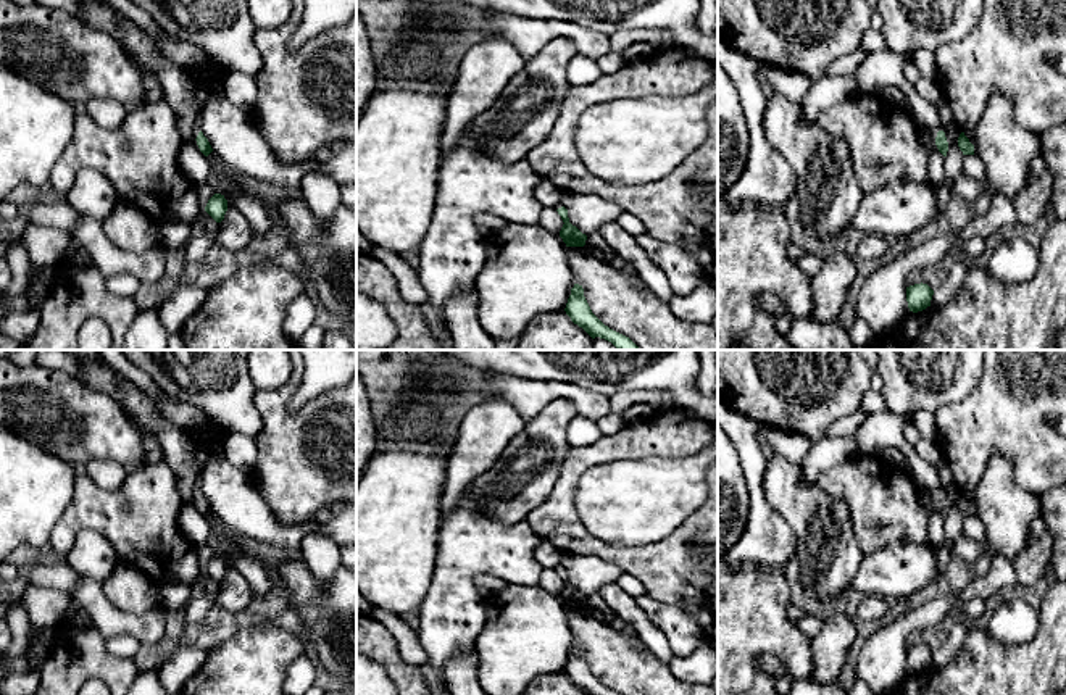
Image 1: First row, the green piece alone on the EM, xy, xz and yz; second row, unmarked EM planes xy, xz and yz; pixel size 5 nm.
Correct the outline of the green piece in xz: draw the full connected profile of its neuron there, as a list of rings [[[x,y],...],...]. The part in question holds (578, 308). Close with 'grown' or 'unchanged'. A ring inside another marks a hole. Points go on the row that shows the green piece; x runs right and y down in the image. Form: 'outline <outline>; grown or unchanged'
outline [[[574,284],[564,311],[571,321],[582,327],[592,339],[605,339],[611,342],[618,350],[640,350],[629,337],[610,329],[592,313],[584,297],[582,285]]]; unchanged

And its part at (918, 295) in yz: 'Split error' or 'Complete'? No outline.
Complete

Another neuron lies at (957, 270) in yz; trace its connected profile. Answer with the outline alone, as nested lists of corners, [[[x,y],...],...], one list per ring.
[[[964,258],[950,261],[945,281],[939,289],[934,290],[934,295],[931,300],[932,308],[943,306],[945,303],[955,298],[955,295],[963,285],[968,269],[969,269],[969,264],[966,263]]]

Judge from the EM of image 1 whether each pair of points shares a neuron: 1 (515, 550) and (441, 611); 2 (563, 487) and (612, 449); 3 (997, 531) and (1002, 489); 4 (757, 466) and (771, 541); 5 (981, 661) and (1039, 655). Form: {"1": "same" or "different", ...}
{"1": "same", "2": "same", "3": "same", "4": "same", "5": "same"}

